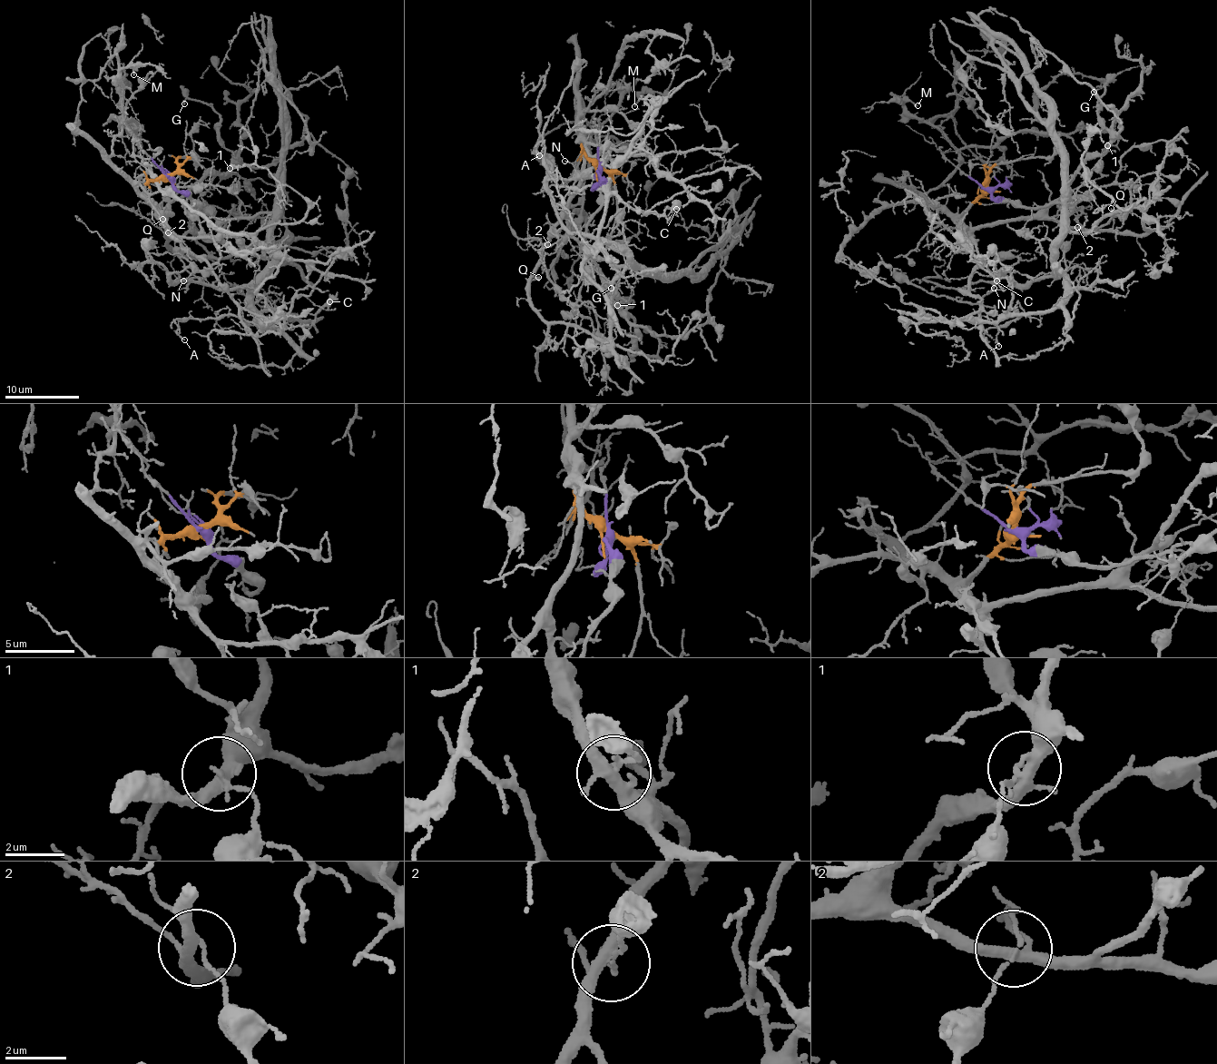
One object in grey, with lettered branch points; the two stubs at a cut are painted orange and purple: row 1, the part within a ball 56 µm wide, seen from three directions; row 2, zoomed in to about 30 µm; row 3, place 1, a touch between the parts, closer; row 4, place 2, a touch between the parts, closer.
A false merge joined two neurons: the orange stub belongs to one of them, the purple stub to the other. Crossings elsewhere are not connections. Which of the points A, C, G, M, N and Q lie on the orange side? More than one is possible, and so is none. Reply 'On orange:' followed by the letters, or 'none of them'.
On orange: G, M, Q

